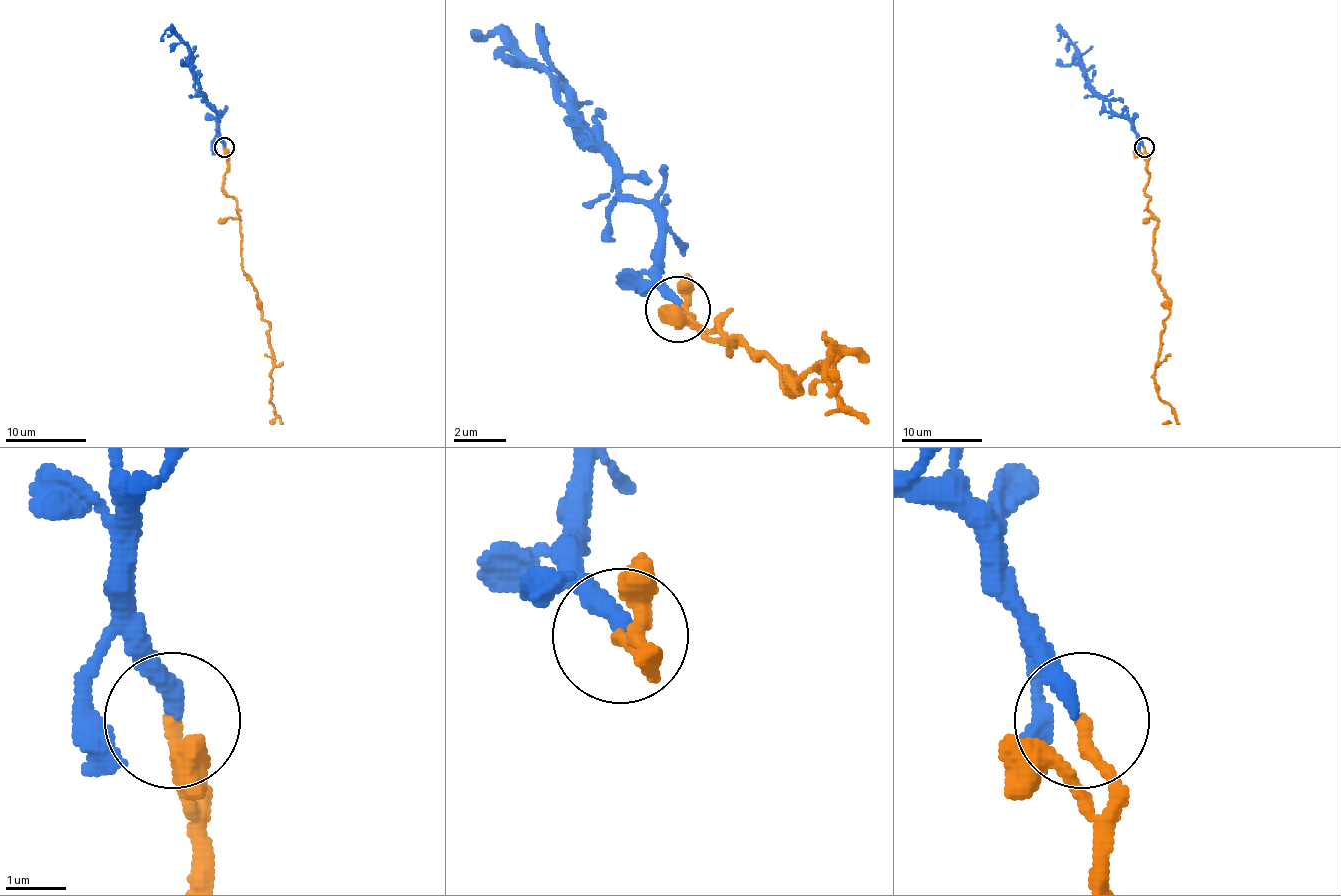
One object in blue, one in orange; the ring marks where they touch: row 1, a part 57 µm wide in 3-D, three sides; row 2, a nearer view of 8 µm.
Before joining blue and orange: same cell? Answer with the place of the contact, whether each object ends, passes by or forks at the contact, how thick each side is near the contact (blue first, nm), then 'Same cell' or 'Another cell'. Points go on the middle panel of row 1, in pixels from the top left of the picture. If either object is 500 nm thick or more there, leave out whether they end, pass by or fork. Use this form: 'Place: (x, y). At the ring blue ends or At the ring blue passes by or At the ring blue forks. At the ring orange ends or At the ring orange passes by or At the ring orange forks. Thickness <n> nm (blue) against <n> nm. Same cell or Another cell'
Place: (678, 309). At the ring blue ends. At the ring orange ends. Thickness 280 nm (blue) against 200 nm. Another cell

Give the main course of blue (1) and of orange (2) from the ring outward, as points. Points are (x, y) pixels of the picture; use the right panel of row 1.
1: (1143, 147), (1133, 126), (1115, 114), (1109, 102), (1091, 84), (1083, 68), (1081, 53), (1060, 29), (1058, 41)
2: (1143, 147), (1147, 211), (1158, 221), (1153, 270), (1170, 311), (1153, 377), (1176, 422), (1162, 424)

